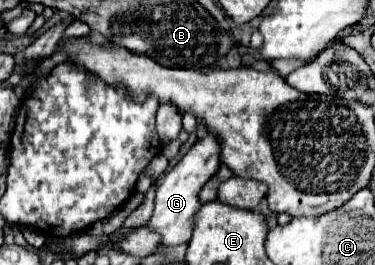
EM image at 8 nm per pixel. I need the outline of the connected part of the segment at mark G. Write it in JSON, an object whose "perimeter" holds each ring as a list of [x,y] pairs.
{"perimeter":[[[208,132],[162,178],[162,184],[158,186],[158,192],[156,192],[154,216],[150,218],[148,226],[162,234],[162,244],[164,246],[178,246],[178,244],[184,244],[184,242],[190,240],[190,234],[192,234],[192,228],[194,228],[194,216],[202,208],[198,194],[200,194],[202,186],[218,172],[220,164],[222,164],[220,162],[220,140],[214,134]]]}

